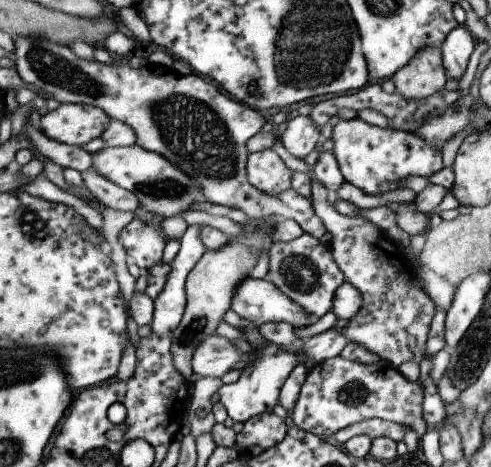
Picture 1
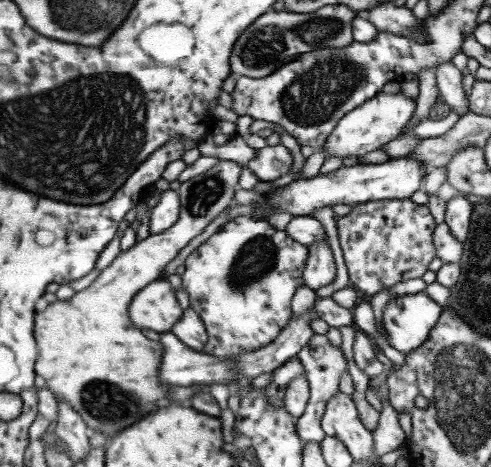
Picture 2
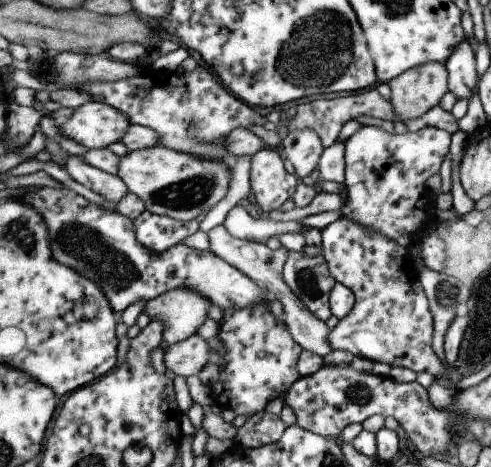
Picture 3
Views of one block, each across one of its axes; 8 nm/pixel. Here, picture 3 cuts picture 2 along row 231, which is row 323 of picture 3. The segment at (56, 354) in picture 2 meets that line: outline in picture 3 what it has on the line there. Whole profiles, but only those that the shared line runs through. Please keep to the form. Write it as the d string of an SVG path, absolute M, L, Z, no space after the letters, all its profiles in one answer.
M179 288L163 294L155 302L147 302L147 312L153 320L167 324L165 342L175 346L199 334L199 328L209 320L213 300L197 290Z

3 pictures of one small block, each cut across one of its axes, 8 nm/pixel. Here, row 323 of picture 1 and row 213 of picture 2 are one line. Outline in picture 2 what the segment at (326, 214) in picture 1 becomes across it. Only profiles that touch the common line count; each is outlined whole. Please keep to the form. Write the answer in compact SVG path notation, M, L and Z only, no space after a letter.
M377 200L353 206L353 212L345 218L337 218L337 230L339 230L339 242L343 248L347 272L349 272L349 284L355 290L361 290L369 296L375 296L403 280L421 278L431 264L433 254L433 216L431 208L419 206L413 200Z

